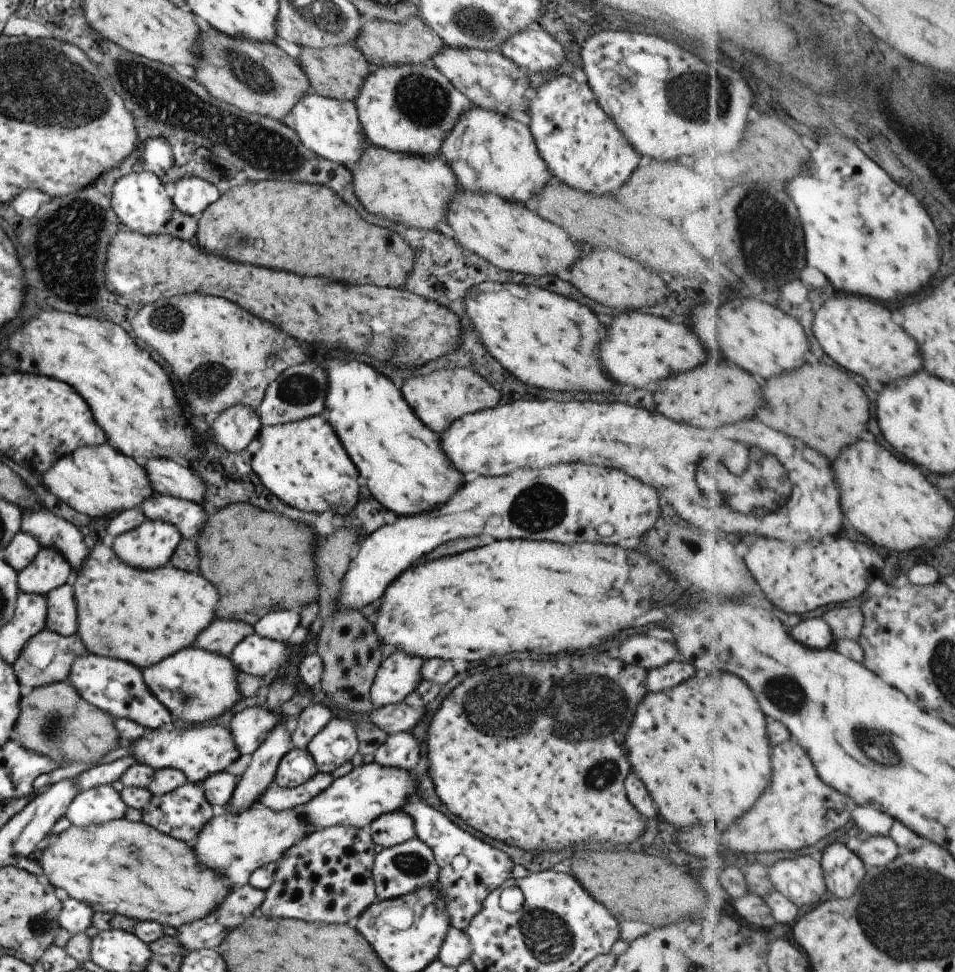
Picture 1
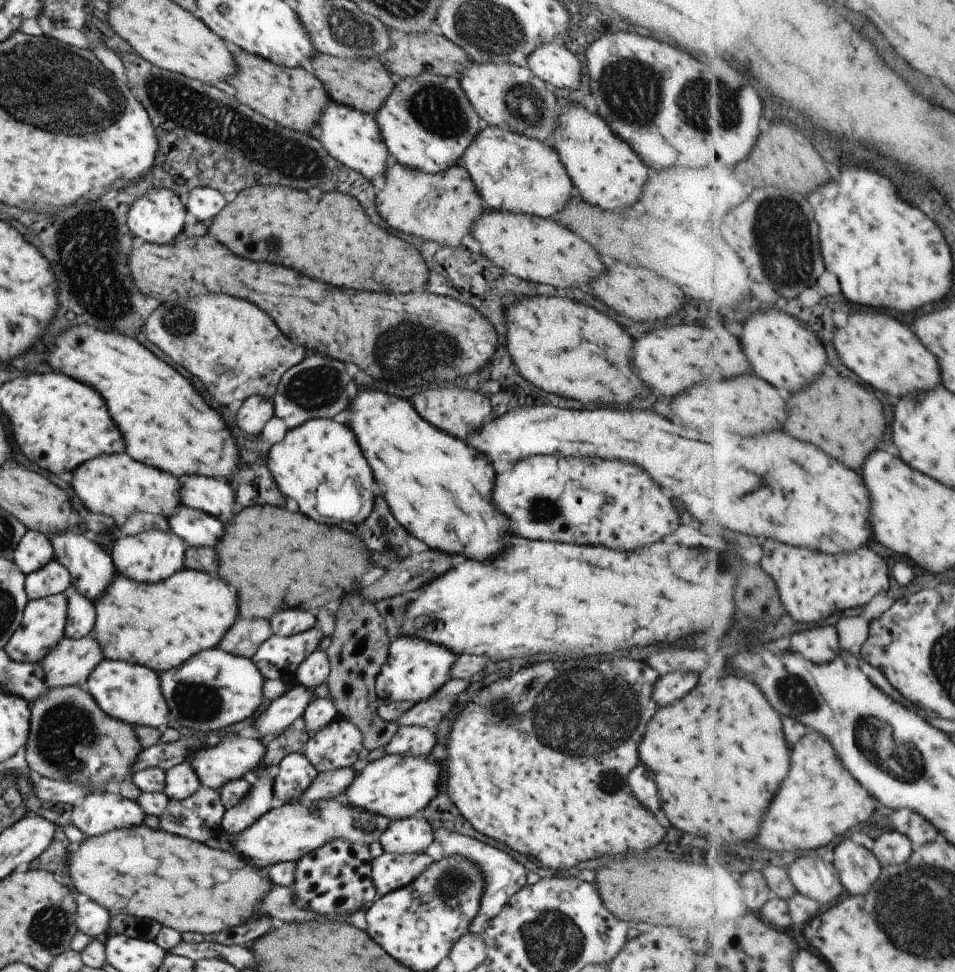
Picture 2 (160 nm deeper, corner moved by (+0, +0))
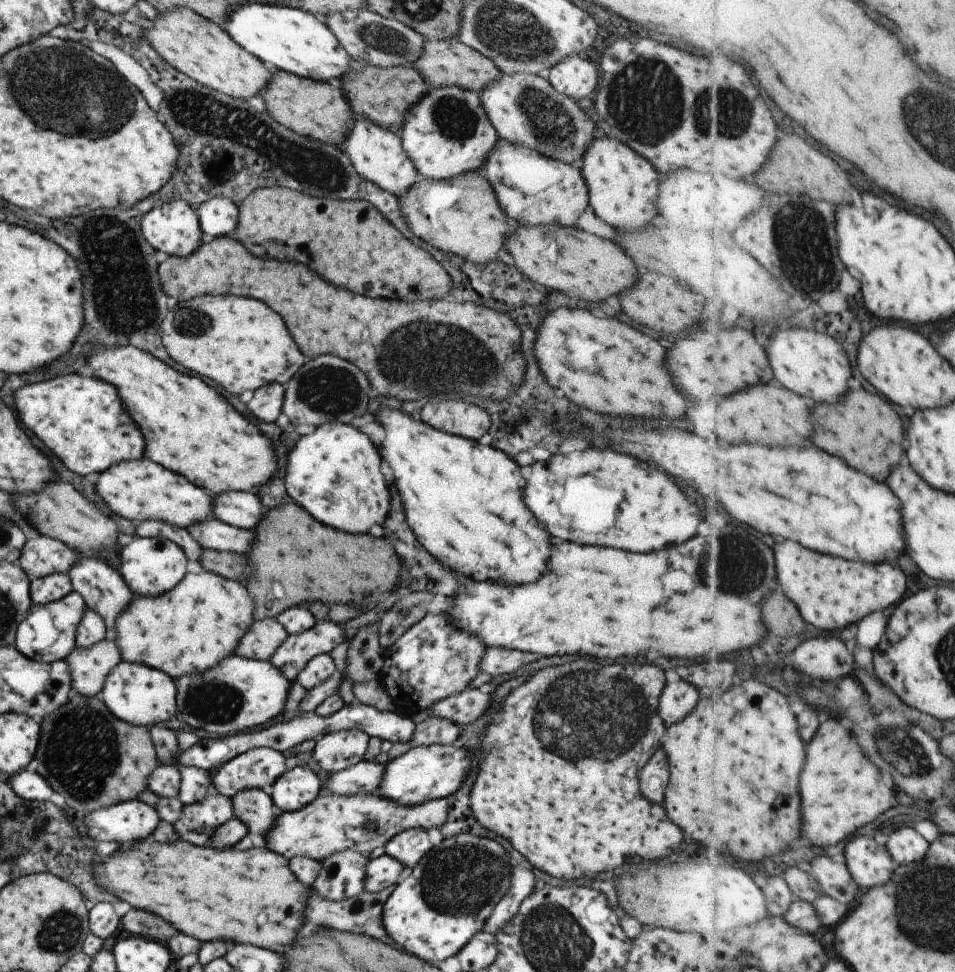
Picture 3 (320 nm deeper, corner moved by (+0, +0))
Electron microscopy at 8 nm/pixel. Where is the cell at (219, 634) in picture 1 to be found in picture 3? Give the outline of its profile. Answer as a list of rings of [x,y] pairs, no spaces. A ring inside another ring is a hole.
[[[275,619],[253,621],[240,638],[233,654],[244,659],[268,661],[287,635],[286,630]]]

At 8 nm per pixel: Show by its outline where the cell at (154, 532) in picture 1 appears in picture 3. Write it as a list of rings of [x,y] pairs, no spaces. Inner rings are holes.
[[[135,536],[118,554],[121,560],[120,576],[133,594],[157,596],[171,590],[187,573],[187,558],[184,552],[176,544],[159,537],[148,539]]]

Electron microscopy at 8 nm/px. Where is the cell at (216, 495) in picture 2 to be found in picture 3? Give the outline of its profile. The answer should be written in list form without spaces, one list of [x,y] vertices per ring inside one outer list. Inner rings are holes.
[[[227,492],[213,498],[212,514],[225,524],[251,530],[263,516],[263,506],[253,492]]]

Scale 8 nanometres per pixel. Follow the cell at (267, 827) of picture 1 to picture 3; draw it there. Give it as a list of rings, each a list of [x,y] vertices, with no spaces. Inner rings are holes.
[[[319,794],[309,804],[302,806],[298,811],[281,813],[266,834],[265,847],[274,853],[284,856],[287,860],[291,857],[306,856],[312,859],[322,861],[332,854],[352,850],[368,855],[373,848],[384,846],[384,844],[396,834],[407,829],[423,829],[426,832],[434,834],[437,829],[447,820],[447,797],[429,802],[421,803],[415,806],[405,806],[381,795],[331,795]],[[367,826],[375,826],[374,830],[367,830]]]

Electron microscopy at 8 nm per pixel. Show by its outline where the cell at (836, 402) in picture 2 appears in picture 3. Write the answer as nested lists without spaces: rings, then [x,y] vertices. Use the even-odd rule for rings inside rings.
[[[853,390],[847,394],[845,402],[839,404],[819,404],[813,412],[813,422],[813,444],[817,444],[821,450],[829,454],[845,458],[853,468],[869,474],[871,478],[877,478],[879,482],[885,482],[891,470],[903,460],[903,442],[907,436],[903,418],[887,400],[883,400],[881,396],[877,398],[877,394],[869,390]],[[845,438],[849,438],[849,444],[845,444]],[[843,444],[845,450],[841,450]]]

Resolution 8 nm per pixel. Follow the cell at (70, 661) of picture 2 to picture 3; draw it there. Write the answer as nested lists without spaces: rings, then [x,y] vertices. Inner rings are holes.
[[[114,640],[92,644],[89,648],[74,648],[63,660],[70,674],[70,688],[85,697],[98,696],[106,674],[121,661]]]

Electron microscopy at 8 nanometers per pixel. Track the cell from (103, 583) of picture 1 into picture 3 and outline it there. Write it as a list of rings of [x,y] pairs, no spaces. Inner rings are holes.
[[[188,572],[181,582],[155,598],[135,596],[129,608],[122,611],[114,622],[114,641],[120,650],[123,661],[145,664],[165,672],[171,678],[178,679],[183,675],[197,674],[217,666],[218,661],[233,654],[240,638],[255,621],[253,616],[254,602],[249,591],[239,581],[232,581],[218,574],[205,572]]]

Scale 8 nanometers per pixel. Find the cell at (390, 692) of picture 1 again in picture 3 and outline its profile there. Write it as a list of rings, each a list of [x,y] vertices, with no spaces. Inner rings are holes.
[[[445,611],[425,613],[386,651],[377,678],[392,700],[409,704],[411,698],[411,704],[419,710],[429,709],[440,700],[468,688],[480,671],[484,652],[483,642],[474,634],[458,629]]]

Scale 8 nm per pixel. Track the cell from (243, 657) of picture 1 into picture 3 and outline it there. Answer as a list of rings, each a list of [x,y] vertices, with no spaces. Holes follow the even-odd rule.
[[[323,621],[311,628],[287,638],[277,647],[268,660],[279,672],[291,682],[297,673],[314,656],[329,654],[335,646],[348,641],[340,623]]]

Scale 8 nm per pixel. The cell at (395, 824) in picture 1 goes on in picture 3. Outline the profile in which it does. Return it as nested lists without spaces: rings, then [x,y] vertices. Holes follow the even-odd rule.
[[[407,829],[392,836],[384,844],[384,854],[400,862],[403,867],[419,863],[436,842],[435,835],[423,829]]]

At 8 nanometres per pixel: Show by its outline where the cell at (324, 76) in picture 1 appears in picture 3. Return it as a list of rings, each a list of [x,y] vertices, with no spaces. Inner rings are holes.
[[[355,64],[339,80],[354,116],[368,118],[373,124],[393,130],[395,134],[402,128],[404,115],[430,89],[413,66],[381,68]]]

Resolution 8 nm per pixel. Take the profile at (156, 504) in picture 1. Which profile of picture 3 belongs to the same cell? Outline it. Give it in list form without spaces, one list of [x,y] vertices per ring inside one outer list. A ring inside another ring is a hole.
[[[211,516],[209,520],[192,524],[186,528],[191,535],[204,549],[214,551],[233,552],[245,555],[252,548],[253,532],[233,528]]]

